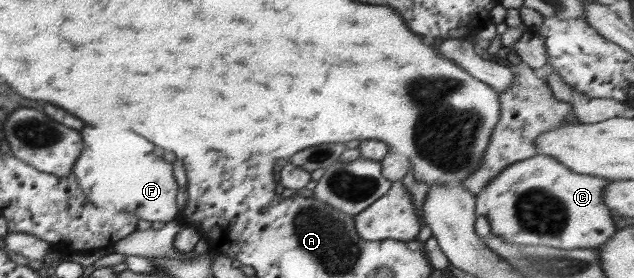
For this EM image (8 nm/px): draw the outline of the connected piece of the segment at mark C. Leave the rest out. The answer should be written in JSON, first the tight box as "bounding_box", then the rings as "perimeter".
{"bounding_box":[475,154,617,250],"perimeter":[[[537,154],[507,166],[505,170],[501,170],[501,174],[495,176],[495,180],[487,188],[475,194],[475,214],[487,216],[491,232],[503,238],[503,242],[512,245],[549,246],[552,249],[565,250],[597,248],[617,232],[615,220],[611,218],[611,210],[603,203],[603,192],[609,182],[610,179],[600,176],[576,173],[555,157]]]}

